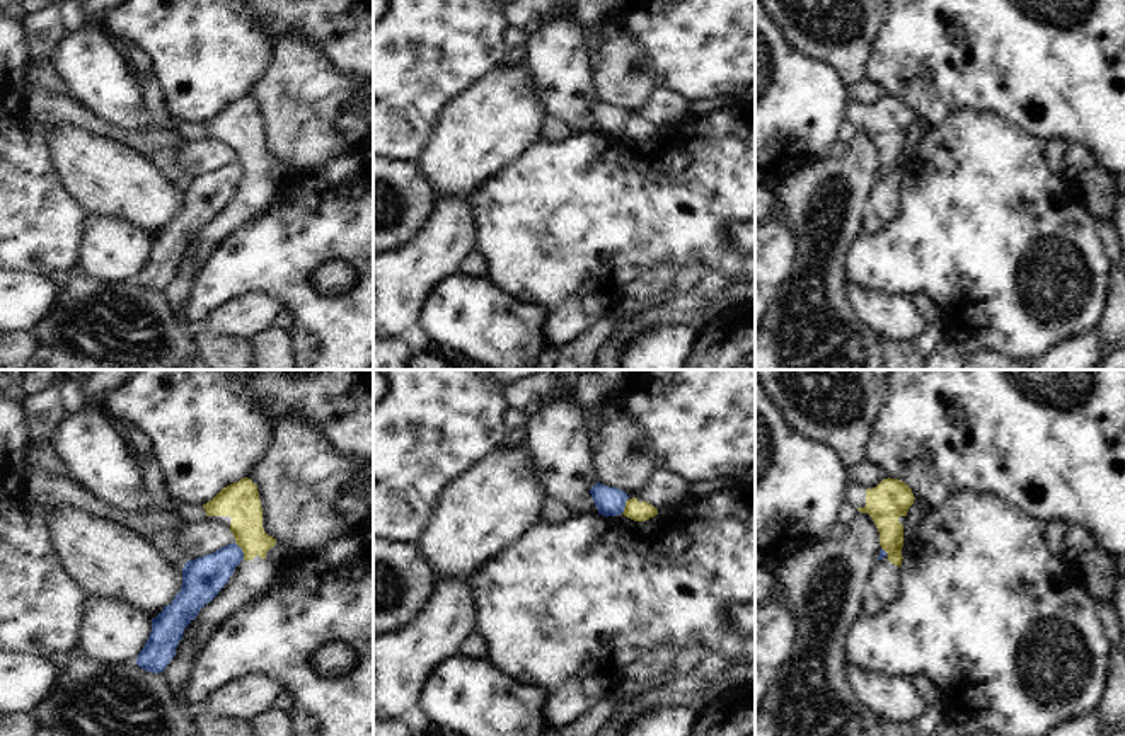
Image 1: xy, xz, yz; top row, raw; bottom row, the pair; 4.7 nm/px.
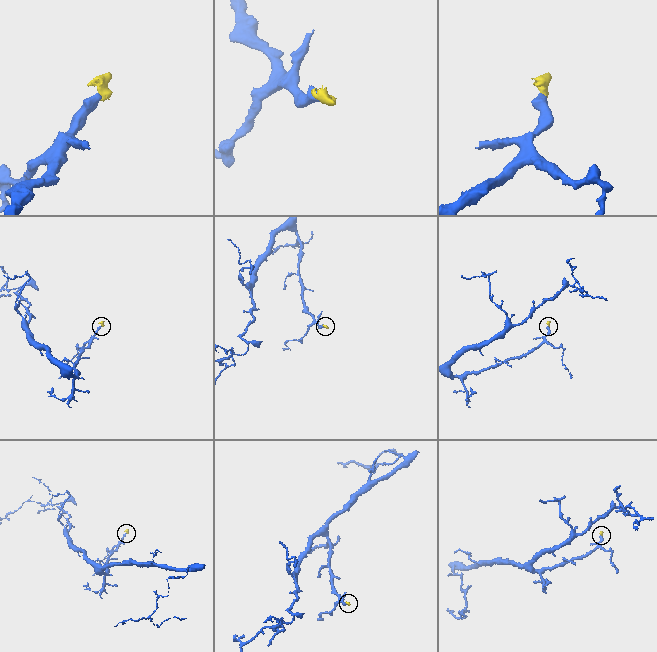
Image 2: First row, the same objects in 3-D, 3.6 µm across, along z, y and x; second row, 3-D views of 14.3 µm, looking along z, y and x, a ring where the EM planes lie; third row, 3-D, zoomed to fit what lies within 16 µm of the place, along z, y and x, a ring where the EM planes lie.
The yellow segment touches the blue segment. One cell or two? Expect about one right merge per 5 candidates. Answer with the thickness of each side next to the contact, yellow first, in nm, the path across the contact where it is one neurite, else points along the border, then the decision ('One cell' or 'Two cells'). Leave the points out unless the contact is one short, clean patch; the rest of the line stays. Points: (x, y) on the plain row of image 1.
Thickness 180 nm (yellow) against 190 nm. Boundary: xy (234, 160), (244, 176). Two cells

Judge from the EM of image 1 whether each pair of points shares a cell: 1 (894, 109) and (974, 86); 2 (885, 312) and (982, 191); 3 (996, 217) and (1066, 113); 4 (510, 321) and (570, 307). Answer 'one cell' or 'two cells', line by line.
1: two cells
2: two cells
3: two cells
4: two cells

